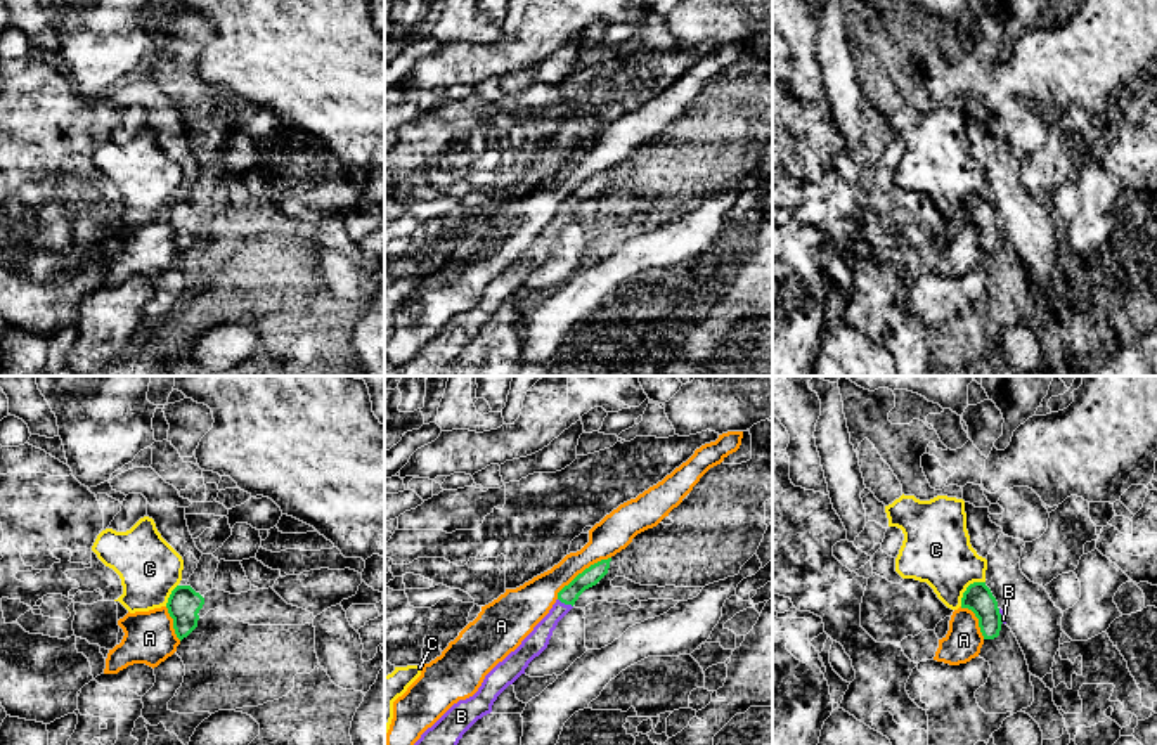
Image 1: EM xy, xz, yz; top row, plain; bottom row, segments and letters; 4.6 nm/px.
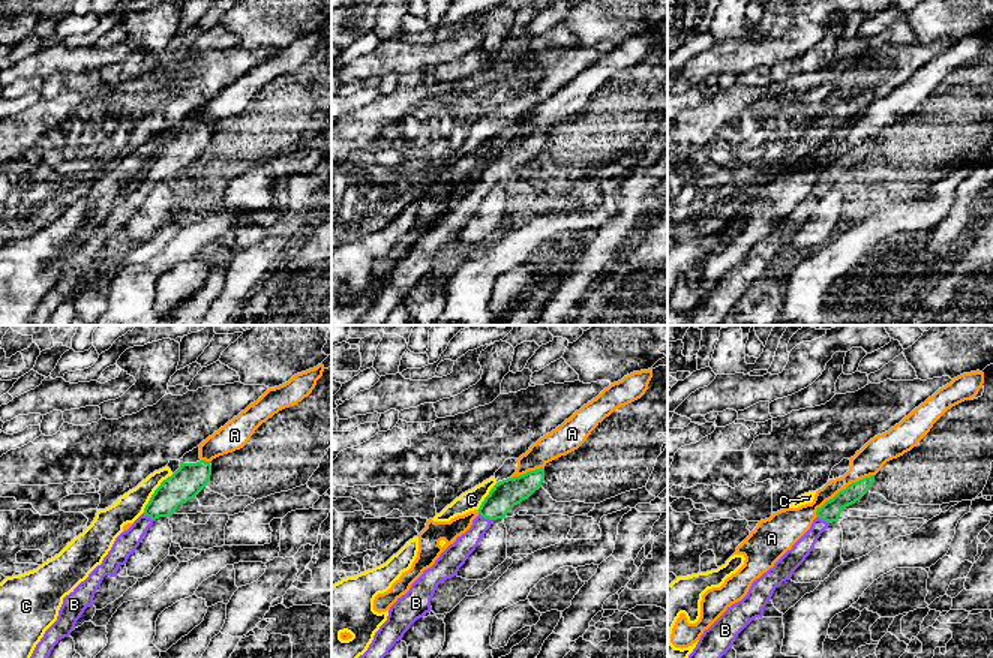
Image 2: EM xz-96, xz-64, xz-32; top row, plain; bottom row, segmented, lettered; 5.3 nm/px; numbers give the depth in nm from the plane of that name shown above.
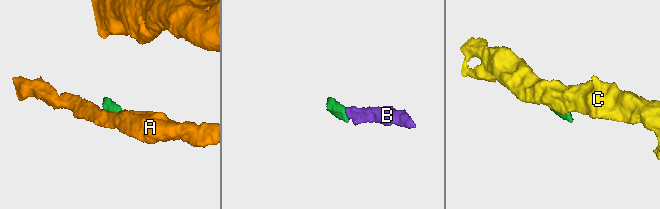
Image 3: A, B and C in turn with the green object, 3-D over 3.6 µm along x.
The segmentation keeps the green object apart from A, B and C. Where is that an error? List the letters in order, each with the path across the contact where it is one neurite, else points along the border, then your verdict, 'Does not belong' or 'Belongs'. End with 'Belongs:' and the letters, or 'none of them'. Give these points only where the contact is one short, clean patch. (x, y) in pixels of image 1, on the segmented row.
A: Boundary: xz (610, 557), (579, 572), (556, 598). Does not belong
B: Path across: xz (568, 595), (565, 603), (537, 640). Belongs
C: Boundary: yz (984, 581), (974, 581), (962, 595), (960, 605). Does not belong
Belongs: B

